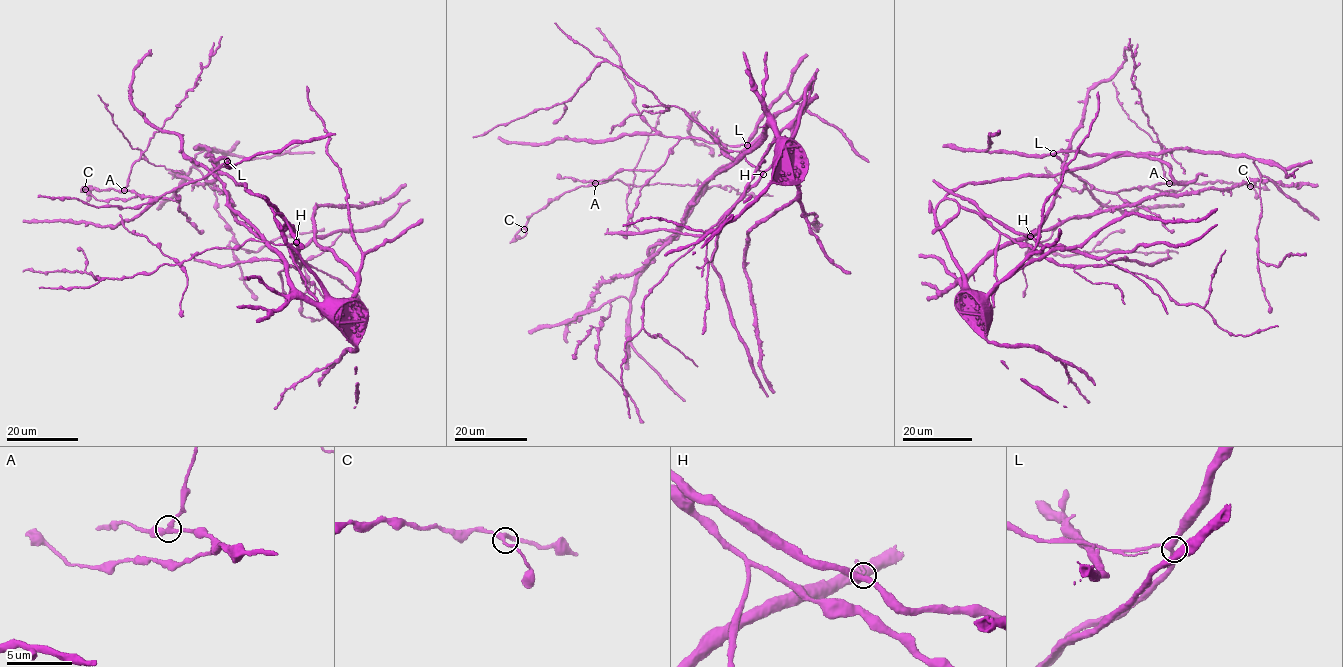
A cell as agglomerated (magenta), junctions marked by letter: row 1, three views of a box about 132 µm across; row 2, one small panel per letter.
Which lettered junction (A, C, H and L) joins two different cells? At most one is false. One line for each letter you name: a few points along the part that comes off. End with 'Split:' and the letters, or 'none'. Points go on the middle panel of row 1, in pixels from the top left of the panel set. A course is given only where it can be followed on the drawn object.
A: course (595, 184), (619, 179), (637, 186), (655, 183), (728, 186), (743, 195), (772, 195)
Split: A

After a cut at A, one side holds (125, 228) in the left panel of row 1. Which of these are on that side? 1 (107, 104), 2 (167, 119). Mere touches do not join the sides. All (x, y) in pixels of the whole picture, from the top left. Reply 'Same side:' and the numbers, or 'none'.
Same side: none

